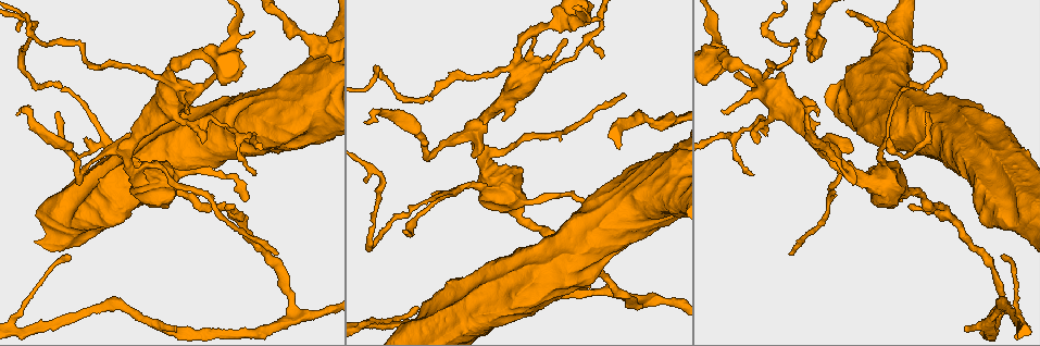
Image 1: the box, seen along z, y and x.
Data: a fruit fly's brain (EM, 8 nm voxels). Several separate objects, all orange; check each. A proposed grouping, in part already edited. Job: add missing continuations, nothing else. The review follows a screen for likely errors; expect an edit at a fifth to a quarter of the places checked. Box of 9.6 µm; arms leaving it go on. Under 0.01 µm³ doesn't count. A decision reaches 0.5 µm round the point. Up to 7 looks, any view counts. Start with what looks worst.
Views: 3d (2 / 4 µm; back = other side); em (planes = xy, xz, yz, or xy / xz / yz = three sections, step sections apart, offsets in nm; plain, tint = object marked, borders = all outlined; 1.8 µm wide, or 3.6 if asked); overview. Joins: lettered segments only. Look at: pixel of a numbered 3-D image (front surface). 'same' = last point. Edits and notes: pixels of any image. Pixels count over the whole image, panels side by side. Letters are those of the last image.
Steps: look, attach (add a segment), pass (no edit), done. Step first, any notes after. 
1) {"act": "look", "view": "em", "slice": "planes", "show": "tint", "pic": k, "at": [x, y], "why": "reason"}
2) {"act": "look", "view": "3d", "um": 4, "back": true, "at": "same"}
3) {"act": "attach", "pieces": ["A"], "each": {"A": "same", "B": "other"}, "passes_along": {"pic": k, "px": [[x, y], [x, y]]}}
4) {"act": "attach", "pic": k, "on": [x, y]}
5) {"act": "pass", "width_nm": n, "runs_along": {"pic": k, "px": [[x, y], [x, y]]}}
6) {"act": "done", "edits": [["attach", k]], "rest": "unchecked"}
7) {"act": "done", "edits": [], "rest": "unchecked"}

{"act": "look", "view": "em", "slice": "xz", "step": 16, "show": "borders", "pic": 1, "at": [565, 40], "why": "free end"}

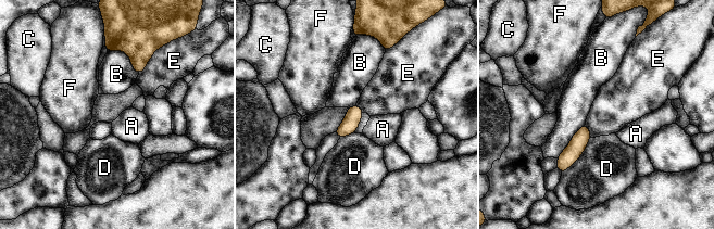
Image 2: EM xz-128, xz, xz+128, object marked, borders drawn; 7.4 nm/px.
{"act": "pass", "width_nm": 120, "each": {"A": "other", "B": "other", "C": "other", "D": "other", "E": "other", "F": "other"}, "border": {"pic": 2, "px": [[153, 52], [146, 67], [138, 75]]}, "found": "no lettered segment goes on from it"}

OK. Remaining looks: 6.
{"act": "look", "view": "3d", "um": 4, "pic": 1, "at": [816, 115], "why": "free end"}

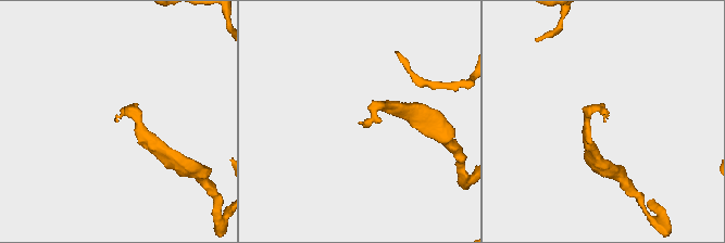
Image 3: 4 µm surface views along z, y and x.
{"act": "look", "view": "em", "slice": "planes", "show": "borders", "pic": 3, "at": [605, 121]}

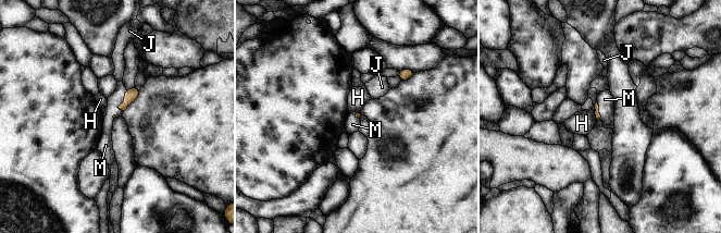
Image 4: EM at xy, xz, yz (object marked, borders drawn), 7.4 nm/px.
{"act": "attach", "pieces": ["M"], "longest_contact_nm": ["M", 180], "each": {"H": "other", "J": "other", "M": "same"}, "passes_along": {"pic": 4, "px": [[131, 95], [125, 100], [117, 97]]}, "found": "the neuron continues"}

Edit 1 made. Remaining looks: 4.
{"act": "look", "view": "em", "slice": "planes", "show": "borders", "pic": 1, "at": [254, 174], "why": "free end"}

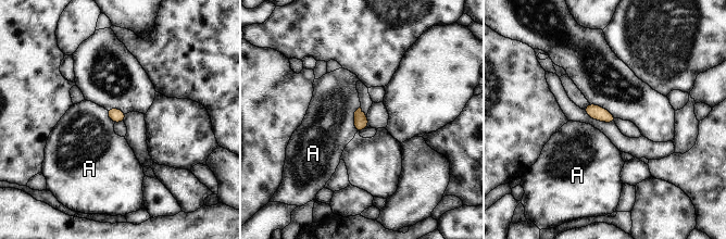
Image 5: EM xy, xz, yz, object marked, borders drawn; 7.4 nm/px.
{"act": "pass", "width_nm": 100, "each": {"A": "other"}, "border": {"pic": 5, "px": [[360, 105], [354, 112], [355, 131]]}, "found": "none of them fits"}

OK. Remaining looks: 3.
{"act": "done", "edits": [["attach", 4]], "rest": "unchecked"}

